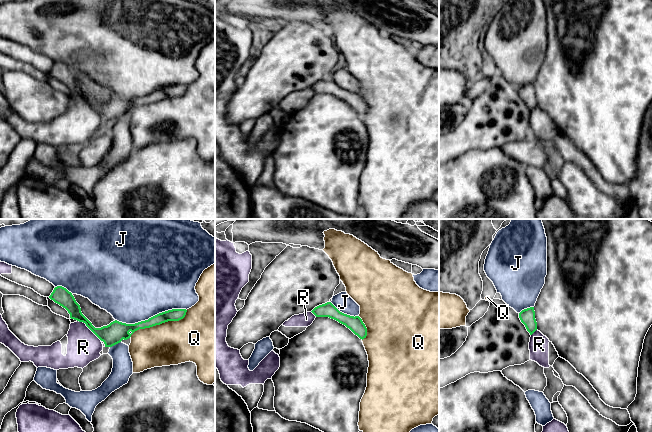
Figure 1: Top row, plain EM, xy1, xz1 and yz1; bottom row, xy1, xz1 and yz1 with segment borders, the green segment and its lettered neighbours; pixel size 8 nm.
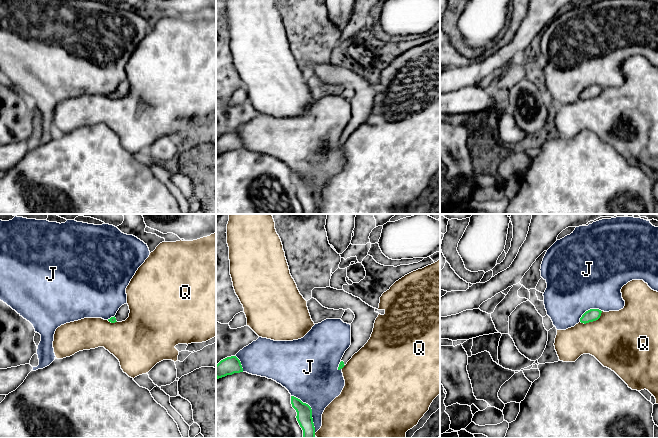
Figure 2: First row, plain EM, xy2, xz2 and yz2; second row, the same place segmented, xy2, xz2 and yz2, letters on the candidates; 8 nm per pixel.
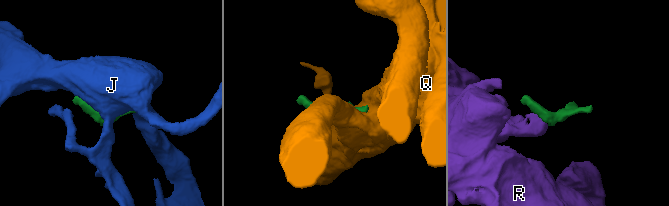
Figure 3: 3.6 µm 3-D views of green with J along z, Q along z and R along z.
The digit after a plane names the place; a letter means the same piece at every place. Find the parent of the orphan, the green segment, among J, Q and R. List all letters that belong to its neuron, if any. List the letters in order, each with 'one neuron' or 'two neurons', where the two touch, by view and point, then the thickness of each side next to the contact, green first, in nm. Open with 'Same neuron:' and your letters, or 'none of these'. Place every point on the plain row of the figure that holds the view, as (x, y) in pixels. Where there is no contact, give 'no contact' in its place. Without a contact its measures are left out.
Same neuron: none of these
J: two neurons | xy1 (151, 93) | 110/500 nm
Q: two neurons | xy1 (159, 100) | 100/360 nm
R: two neurons | xy1 (89, 104) | 170/260 nm

